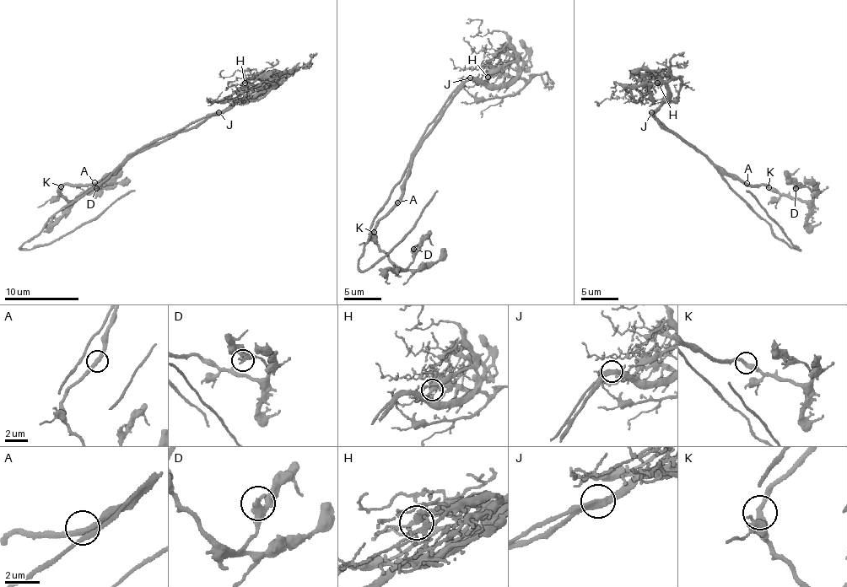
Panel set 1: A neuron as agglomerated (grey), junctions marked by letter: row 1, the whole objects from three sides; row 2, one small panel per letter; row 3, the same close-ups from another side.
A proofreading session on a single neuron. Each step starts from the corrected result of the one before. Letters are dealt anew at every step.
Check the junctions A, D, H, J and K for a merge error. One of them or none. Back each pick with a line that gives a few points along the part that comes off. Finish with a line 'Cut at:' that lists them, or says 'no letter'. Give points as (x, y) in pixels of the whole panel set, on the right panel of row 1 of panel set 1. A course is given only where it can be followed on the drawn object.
Cut at: no letter

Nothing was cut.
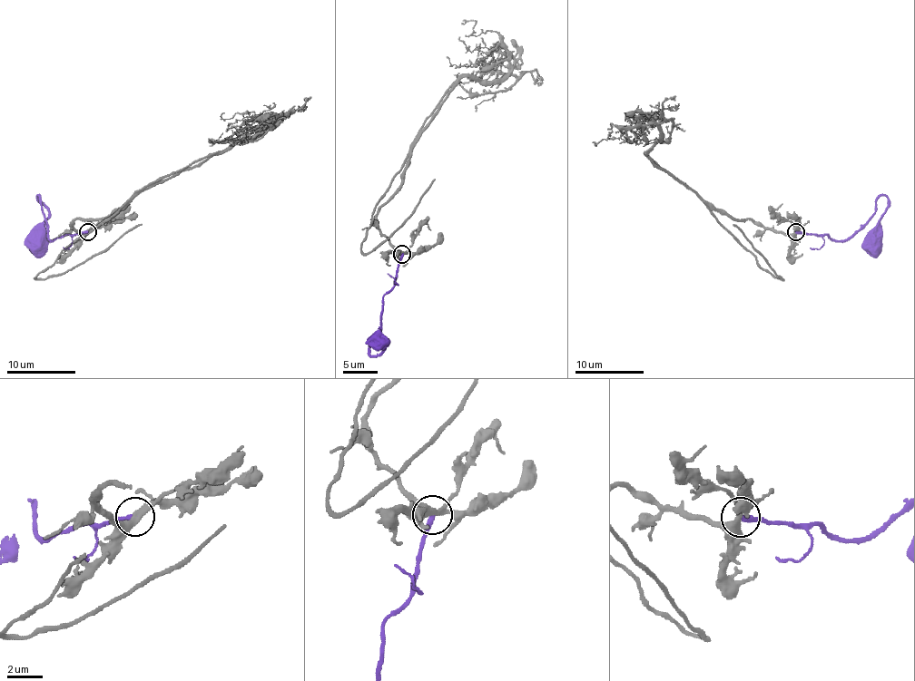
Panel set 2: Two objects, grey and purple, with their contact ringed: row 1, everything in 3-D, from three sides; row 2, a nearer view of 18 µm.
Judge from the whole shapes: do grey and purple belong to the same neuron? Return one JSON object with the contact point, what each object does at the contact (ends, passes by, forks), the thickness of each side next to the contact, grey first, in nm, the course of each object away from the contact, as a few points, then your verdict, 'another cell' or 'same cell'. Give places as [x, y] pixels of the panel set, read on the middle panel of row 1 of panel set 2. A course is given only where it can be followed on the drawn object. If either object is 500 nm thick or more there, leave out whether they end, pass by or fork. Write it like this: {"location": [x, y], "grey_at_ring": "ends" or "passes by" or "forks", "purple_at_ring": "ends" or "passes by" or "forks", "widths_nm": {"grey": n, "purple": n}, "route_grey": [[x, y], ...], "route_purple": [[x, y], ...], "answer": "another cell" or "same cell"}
{"location": [402, 254], "grey_at_ring": "passes by", "purple_at_ring": "ends", "widths_nm": {"grey": 400, "purple": 320}, "route_grey": [[401, 254], [376, 216], [402, 181], [420, 131], [463, 77], [516, 81], [474, 94], [454, 75]], "route_purple": [[401, 254], [396, 283], [382, 302], [382, 314], [370, 352], [374, 355], [382, 352], [378, 341]], "answer": "another cell"}

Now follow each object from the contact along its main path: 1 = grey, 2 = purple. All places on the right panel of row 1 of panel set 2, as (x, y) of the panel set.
1: (795, 231), (776, 233), (708, 209), (656, 166), (646, 154), (671, 119), (670, 139), (643, 145)
2: (795, 231), (848, 240), (874, 211), (876, 200), (884, 196), (887, 209), (881, 216), (879, 238), (873, 238)

